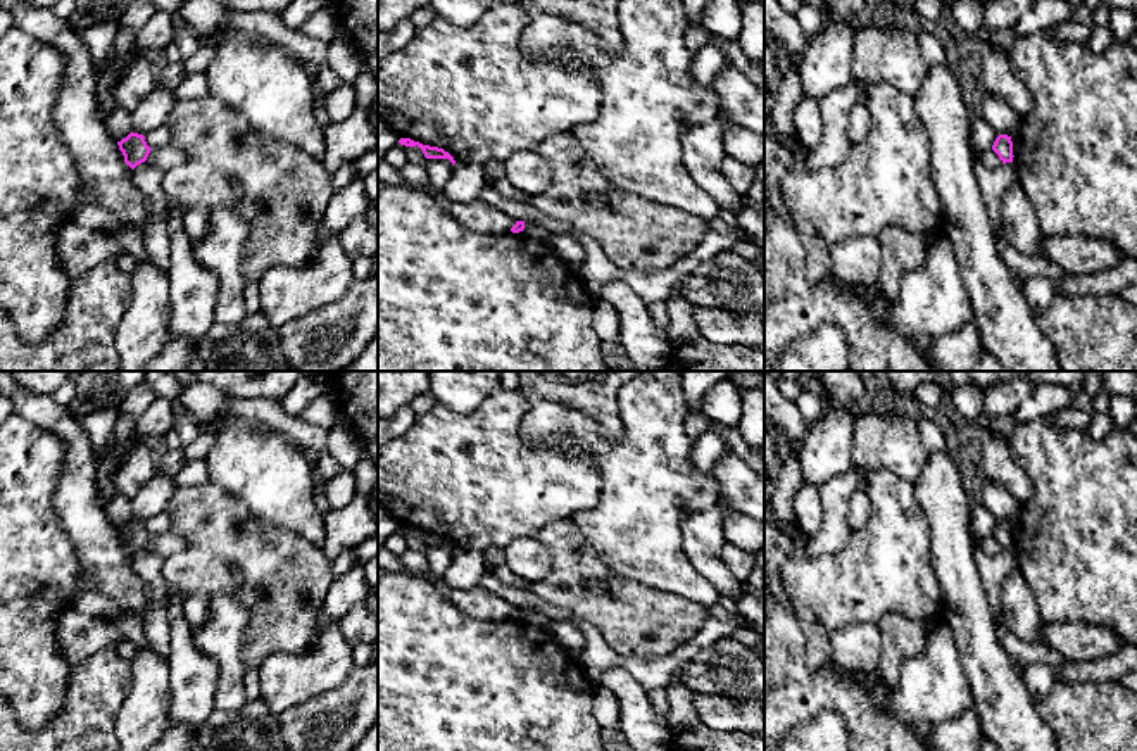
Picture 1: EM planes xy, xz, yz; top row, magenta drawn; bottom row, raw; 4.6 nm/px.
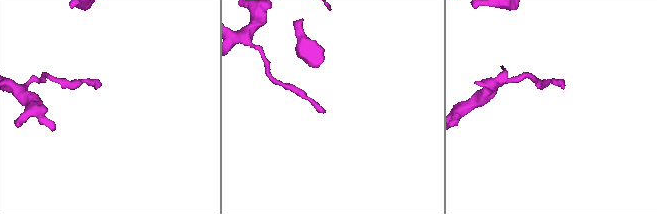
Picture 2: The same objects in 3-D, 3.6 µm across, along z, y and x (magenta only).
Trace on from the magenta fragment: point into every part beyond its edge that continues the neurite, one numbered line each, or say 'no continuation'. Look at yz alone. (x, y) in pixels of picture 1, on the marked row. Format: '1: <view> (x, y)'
no continuation

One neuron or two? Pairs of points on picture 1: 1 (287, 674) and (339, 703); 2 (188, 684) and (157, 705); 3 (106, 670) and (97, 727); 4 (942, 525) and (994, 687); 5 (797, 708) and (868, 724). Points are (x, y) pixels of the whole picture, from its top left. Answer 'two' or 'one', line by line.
1: two
2: two
3: one
4: one
5: one

